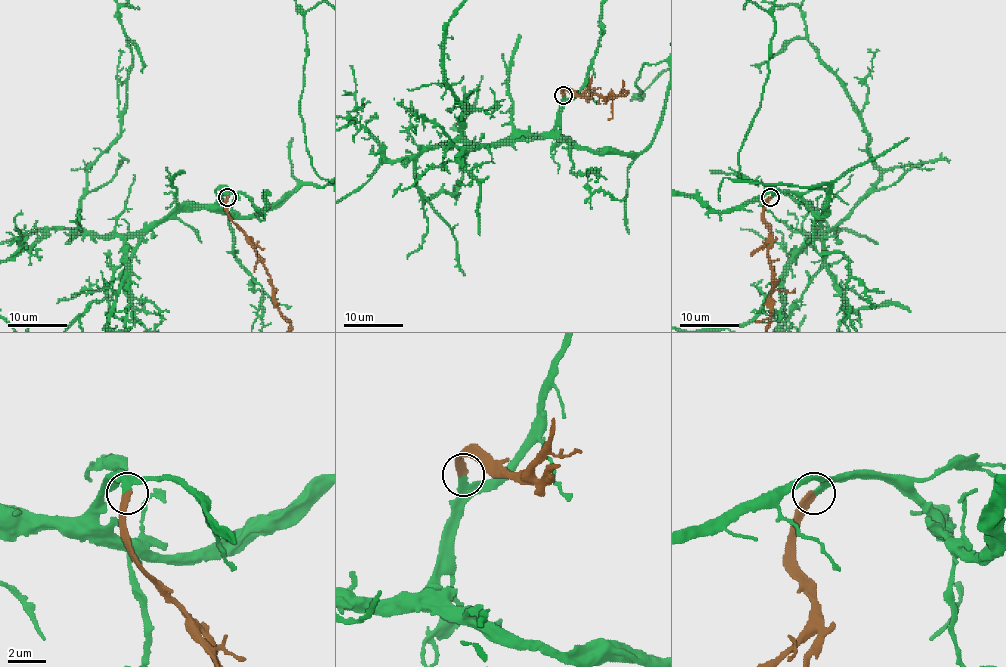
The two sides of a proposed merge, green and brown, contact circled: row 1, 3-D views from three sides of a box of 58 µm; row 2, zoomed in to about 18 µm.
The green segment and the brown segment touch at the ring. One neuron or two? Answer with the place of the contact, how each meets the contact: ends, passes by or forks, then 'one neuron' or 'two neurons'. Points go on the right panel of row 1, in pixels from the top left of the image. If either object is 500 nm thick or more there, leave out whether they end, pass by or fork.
place (770, 197); green ends; brown ends; one neuron

